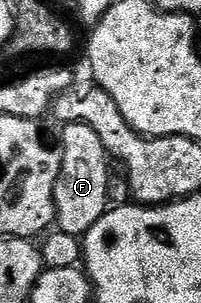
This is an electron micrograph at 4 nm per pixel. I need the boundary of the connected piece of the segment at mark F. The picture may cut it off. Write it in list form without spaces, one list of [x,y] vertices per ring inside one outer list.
[[[81,122],[65,123],[61,127],[60,142],[58,138],[58,146],[61,151],[61,162],[59,176],[55,181],[53,200],[55,202],[56,226],[57,229],[66,235],[74,235],[83,237],[97,223],[104,211],[108,208],[108,184],[110,178],[108,176],[108,166],[110,162],[104,151],[102,140],[98,134],[94,132],[89,125]]]

